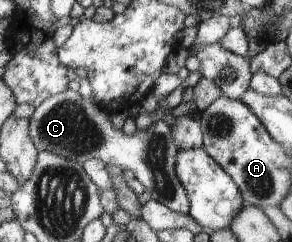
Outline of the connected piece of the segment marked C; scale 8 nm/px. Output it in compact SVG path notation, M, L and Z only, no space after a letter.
M65 89L47 97L35 107L30 117L30 135L39 151L49 151L63 158L83 164L99 159L106 165L113 165L131 171L134 177L152 193L153 201L160 202L179 214L187 214L189 199L179 182L175 165L178 146L173 140L170 119L157 120L144 129L137 129L127 135L111 120L110 113L97 103L85 99L79 92Z

